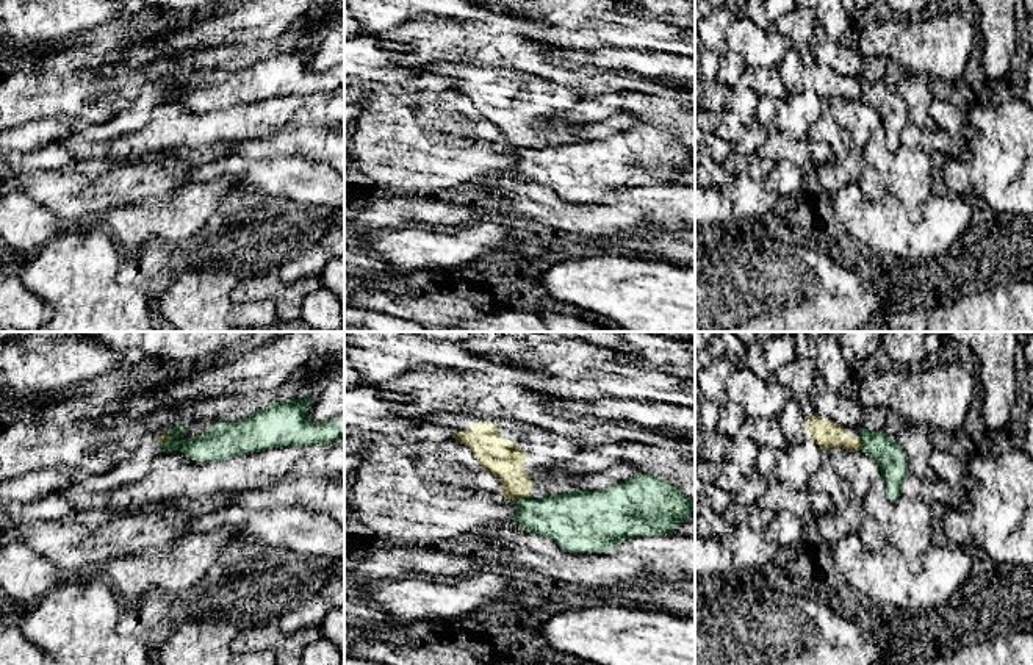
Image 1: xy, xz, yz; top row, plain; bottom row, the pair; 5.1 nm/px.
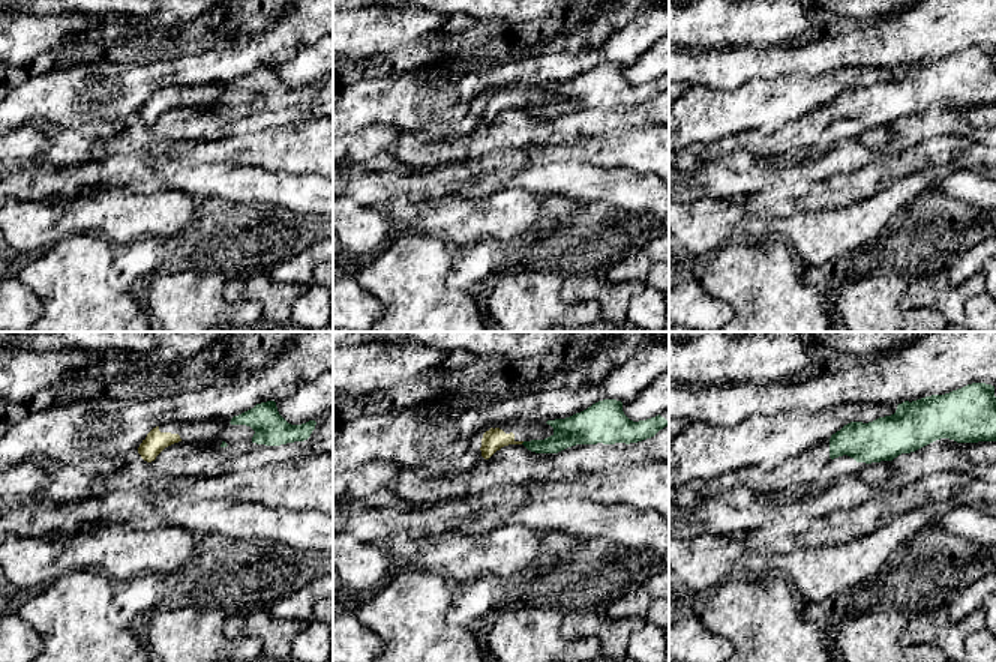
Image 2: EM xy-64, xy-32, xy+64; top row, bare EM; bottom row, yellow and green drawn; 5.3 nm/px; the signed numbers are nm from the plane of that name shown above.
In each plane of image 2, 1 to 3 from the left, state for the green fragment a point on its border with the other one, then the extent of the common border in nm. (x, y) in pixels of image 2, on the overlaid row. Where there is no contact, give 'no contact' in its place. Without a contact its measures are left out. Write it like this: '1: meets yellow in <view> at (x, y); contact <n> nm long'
1: no contact
2: no contact
3: no contact

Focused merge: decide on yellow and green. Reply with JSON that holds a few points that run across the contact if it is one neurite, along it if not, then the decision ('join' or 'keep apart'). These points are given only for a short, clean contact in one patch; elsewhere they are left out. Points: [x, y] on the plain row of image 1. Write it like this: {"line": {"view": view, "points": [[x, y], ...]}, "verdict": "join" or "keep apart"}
{"verdict": "keep apart"}

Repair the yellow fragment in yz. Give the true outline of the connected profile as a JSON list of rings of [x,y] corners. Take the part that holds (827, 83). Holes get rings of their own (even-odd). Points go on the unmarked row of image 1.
[[[794,47],[784,55],[778,72],[787,95],[815,91],[826,102],[831,97],[861,99],[859,78],[839,75],[826,64],[806,64]]]

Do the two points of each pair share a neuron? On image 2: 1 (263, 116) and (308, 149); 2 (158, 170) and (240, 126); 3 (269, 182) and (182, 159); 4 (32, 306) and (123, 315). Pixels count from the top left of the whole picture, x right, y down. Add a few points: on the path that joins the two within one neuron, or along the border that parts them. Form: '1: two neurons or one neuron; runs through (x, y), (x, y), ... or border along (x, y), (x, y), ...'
1: two neurons; border along (282, 126), (245, 135)
2: two neurons; border along (194, 141), (159, 152)
3: two neurons; border along (234, 164), (177, 165), (165, 177)
4: one neuron; runs through (54, 315), (101, 315)

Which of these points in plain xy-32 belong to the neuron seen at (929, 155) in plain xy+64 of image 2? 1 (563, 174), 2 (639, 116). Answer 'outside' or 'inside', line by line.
1: outside
2: outside

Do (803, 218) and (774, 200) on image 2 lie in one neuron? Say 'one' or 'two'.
two

